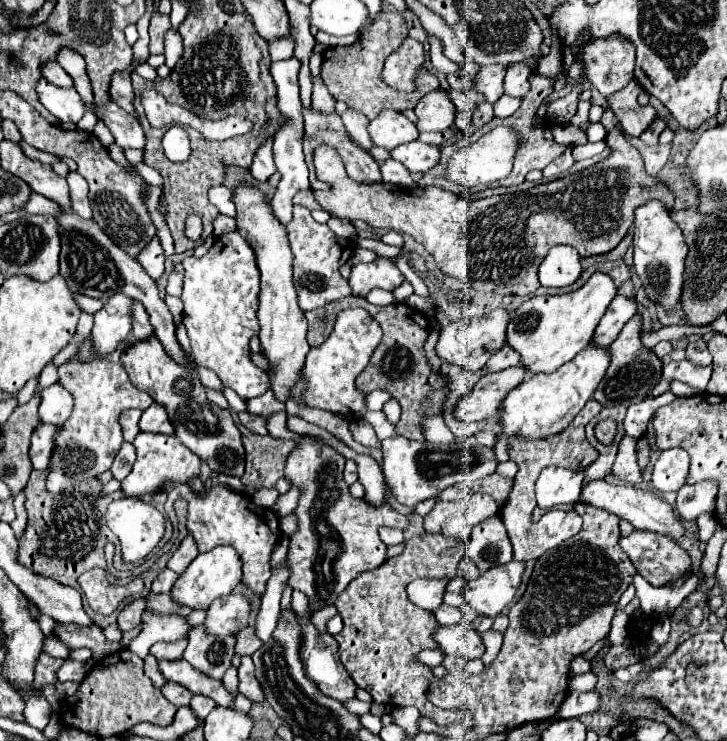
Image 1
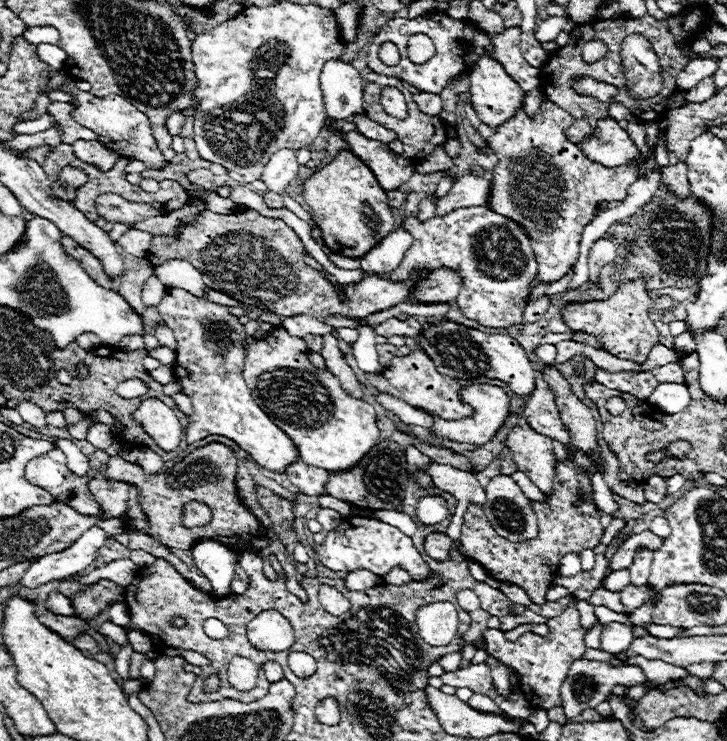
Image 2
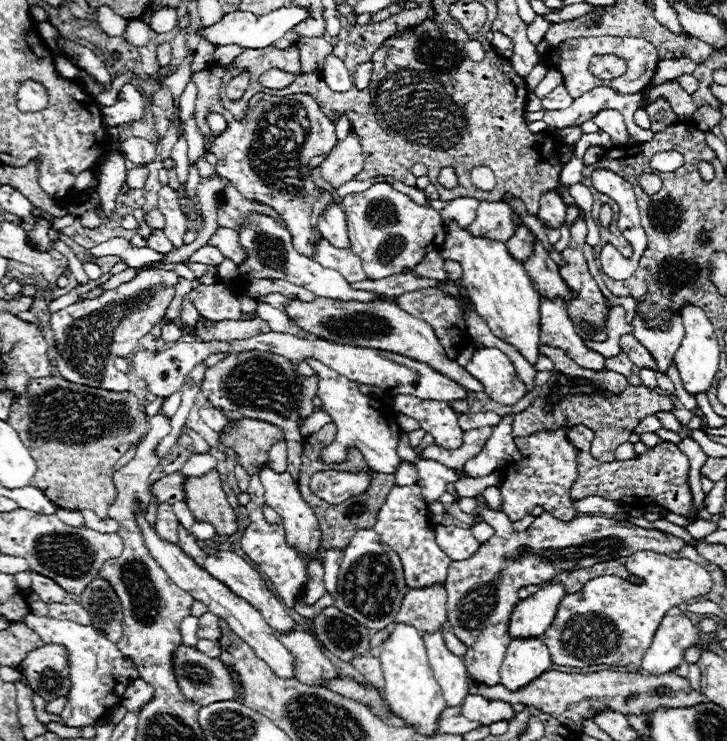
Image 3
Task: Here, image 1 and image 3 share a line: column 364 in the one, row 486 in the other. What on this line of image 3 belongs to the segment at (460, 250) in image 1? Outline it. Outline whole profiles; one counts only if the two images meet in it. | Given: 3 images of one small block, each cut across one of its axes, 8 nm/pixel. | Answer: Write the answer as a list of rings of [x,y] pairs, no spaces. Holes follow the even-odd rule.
[[[216,468],[204,476],[188,476],[184,492],[192,516],[200,522],[212,524],[218,536],[232,536],[238,530],[238,518],[226,500],[222,478]]]

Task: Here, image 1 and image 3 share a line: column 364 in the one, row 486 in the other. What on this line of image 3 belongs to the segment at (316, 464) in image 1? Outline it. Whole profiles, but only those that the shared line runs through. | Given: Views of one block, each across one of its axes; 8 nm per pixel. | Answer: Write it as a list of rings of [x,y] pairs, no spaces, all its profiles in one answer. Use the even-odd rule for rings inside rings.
[[[566,428],[554,432],[536,432],[532,436],[514,438],[516,446],[522,452],[522,460],[512,462],[506,466],[506,480],[500,486],[502,494],[502,510],[506,516],[516,522],[530,514],[536,506],[542,506],[558,520],[572,520],[576,518],[576,510],[570,500],[570,488],[576,482],[578,468],[576,468],[576,454],[570,442],[566,440]]]

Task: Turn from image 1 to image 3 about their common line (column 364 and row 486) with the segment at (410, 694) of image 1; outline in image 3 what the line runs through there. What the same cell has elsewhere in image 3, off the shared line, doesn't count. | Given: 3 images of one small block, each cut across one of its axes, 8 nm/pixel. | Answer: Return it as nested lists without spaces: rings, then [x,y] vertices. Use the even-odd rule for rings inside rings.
[[[576,426],[568,430],[568,442],[576,448],[576,462],[578,462],[578,478],[572,484],[570,496],[580,500],[586,496],[604,496],[608,500],[618,500],[632,506],[650,506],[658,504],[674,514],[690,516],[696,522],[696,508],[688,484],[688,458],[682,454],[676,444],[662,442],[656,448],[650,448],[646,454],[626,462],[598,462],[590,456],[590,448],[594,432],[586,426]]]

